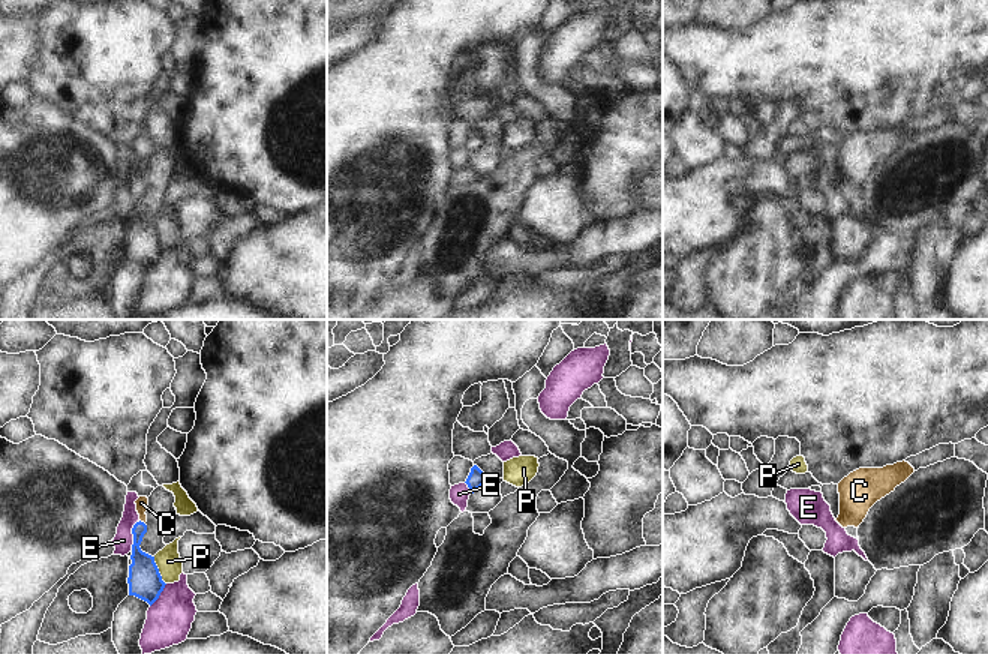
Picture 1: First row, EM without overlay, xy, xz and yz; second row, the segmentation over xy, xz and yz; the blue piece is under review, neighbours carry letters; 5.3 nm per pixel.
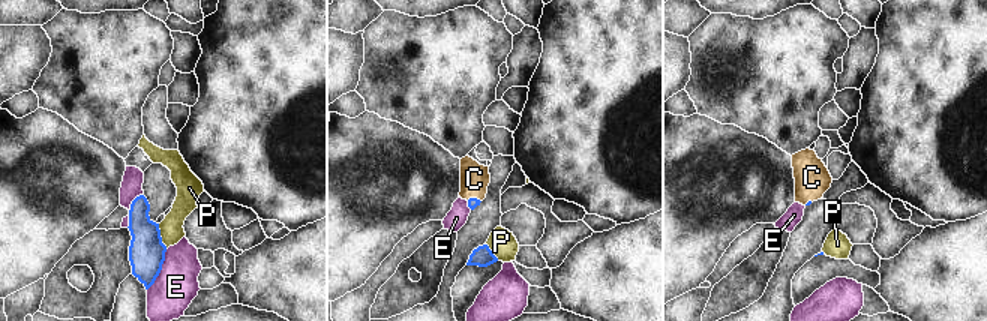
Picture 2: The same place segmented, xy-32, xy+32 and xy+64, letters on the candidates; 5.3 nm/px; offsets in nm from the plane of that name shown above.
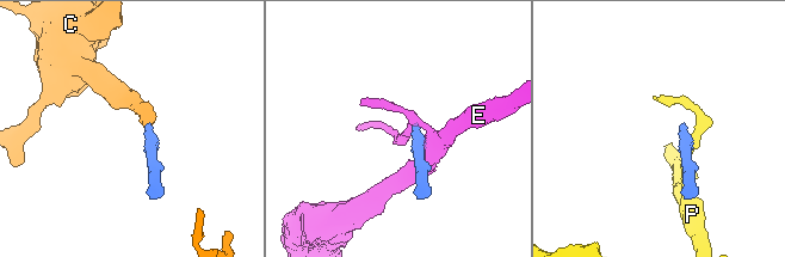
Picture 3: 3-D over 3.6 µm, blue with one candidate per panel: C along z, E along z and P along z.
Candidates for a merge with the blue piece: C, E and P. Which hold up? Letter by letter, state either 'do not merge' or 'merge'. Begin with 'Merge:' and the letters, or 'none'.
Merge: C
C: merge
E: do not merge
P: do not merge

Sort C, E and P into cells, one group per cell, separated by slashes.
C / E / P

